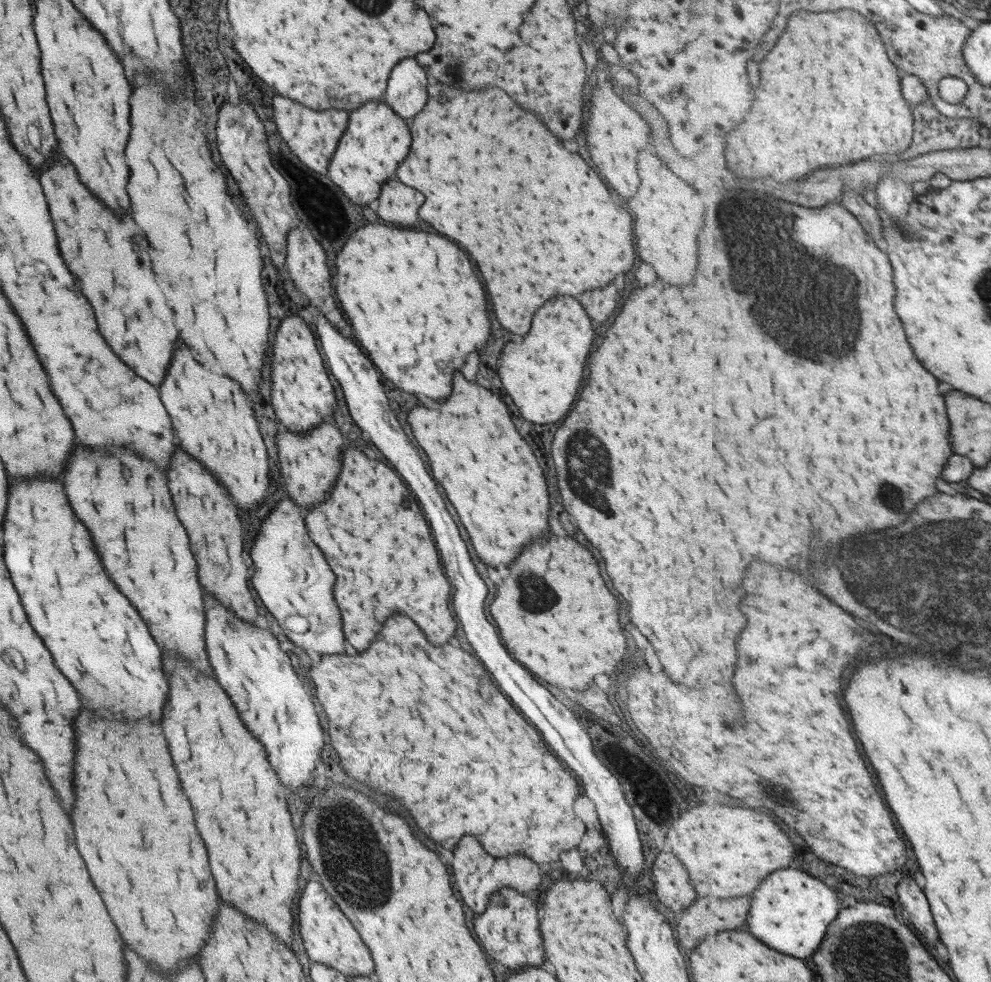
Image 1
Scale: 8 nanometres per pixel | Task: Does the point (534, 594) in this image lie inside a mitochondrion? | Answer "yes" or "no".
yes

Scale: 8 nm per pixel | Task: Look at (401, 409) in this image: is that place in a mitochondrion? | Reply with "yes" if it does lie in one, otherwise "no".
no

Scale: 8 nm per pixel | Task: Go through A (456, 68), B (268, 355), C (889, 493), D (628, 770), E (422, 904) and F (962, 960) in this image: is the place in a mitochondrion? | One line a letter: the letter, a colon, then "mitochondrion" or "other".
A: mitochondrion
B: other
C: mitochondrion
D: other
E: other
F: other

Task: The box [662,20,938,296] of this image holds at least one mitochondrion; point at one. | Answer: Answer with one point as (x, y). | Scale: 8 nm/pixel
(908, 233)

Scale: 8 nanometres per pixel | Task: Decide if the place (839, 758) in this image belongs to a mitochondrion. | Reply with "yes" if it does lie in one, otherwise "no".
no

